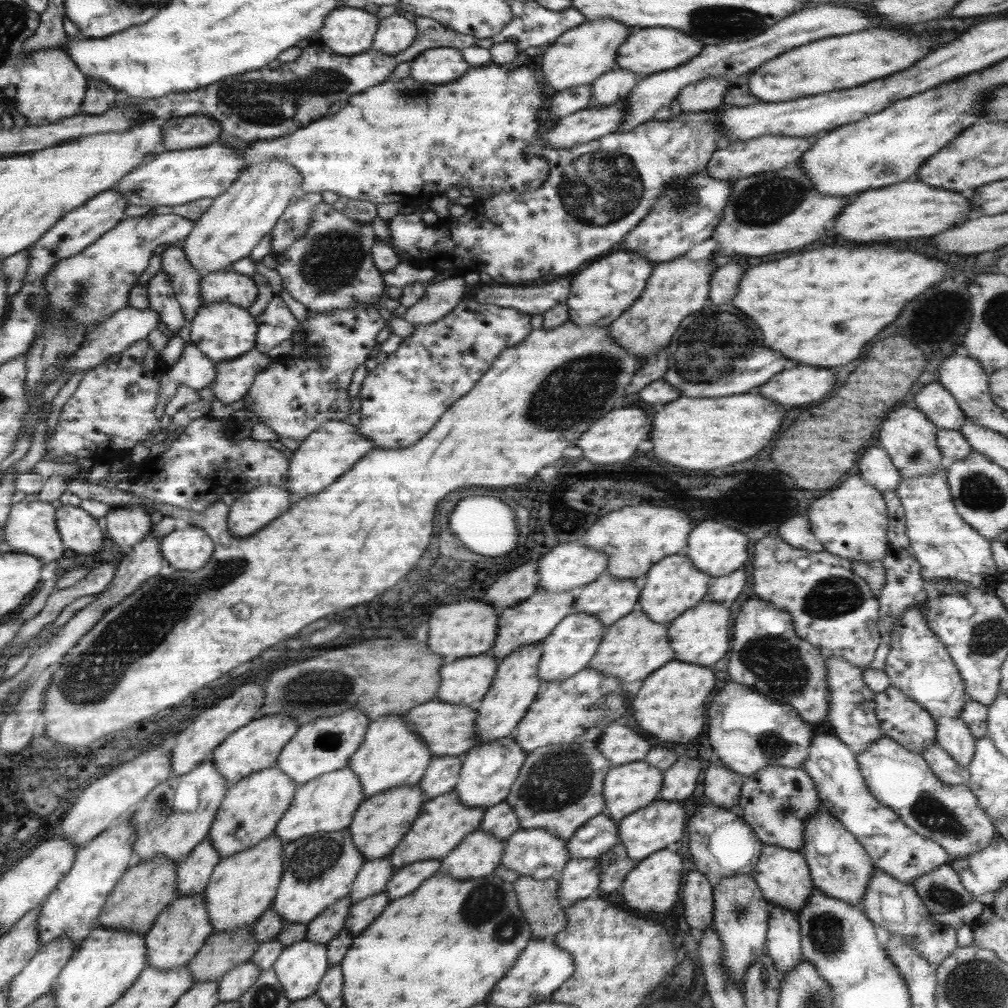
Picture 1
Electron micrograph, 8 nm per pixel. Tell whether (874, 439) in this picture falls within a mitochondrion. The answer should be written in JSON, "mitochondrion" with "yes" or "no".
{"mitochondrion":"no"}

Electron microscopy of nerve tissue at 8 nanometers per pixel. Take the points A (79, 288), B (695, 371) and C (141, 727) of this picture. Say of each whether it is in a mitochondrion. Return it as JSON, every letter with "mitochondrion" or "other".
{"A":"mitochondrion","B":"mitochondrion","C":"other"}

